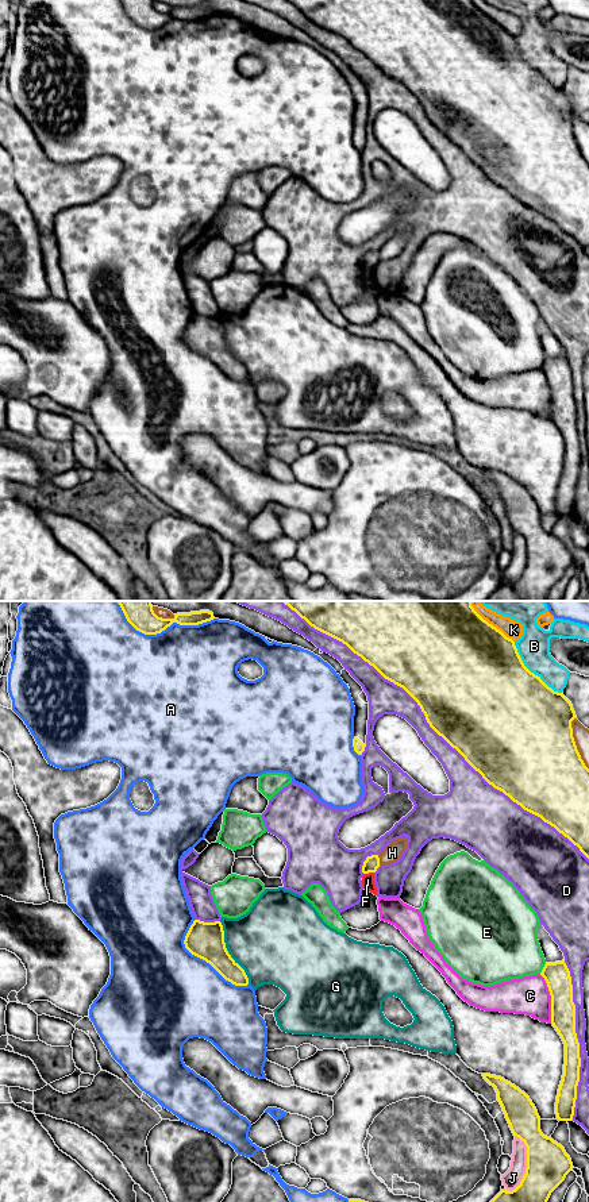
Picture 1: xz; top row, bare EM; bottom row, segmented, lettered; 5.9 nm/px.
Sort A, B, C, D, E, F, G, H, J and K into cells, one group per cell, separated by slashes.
A / B K / C / D / E / F / G / H / J

